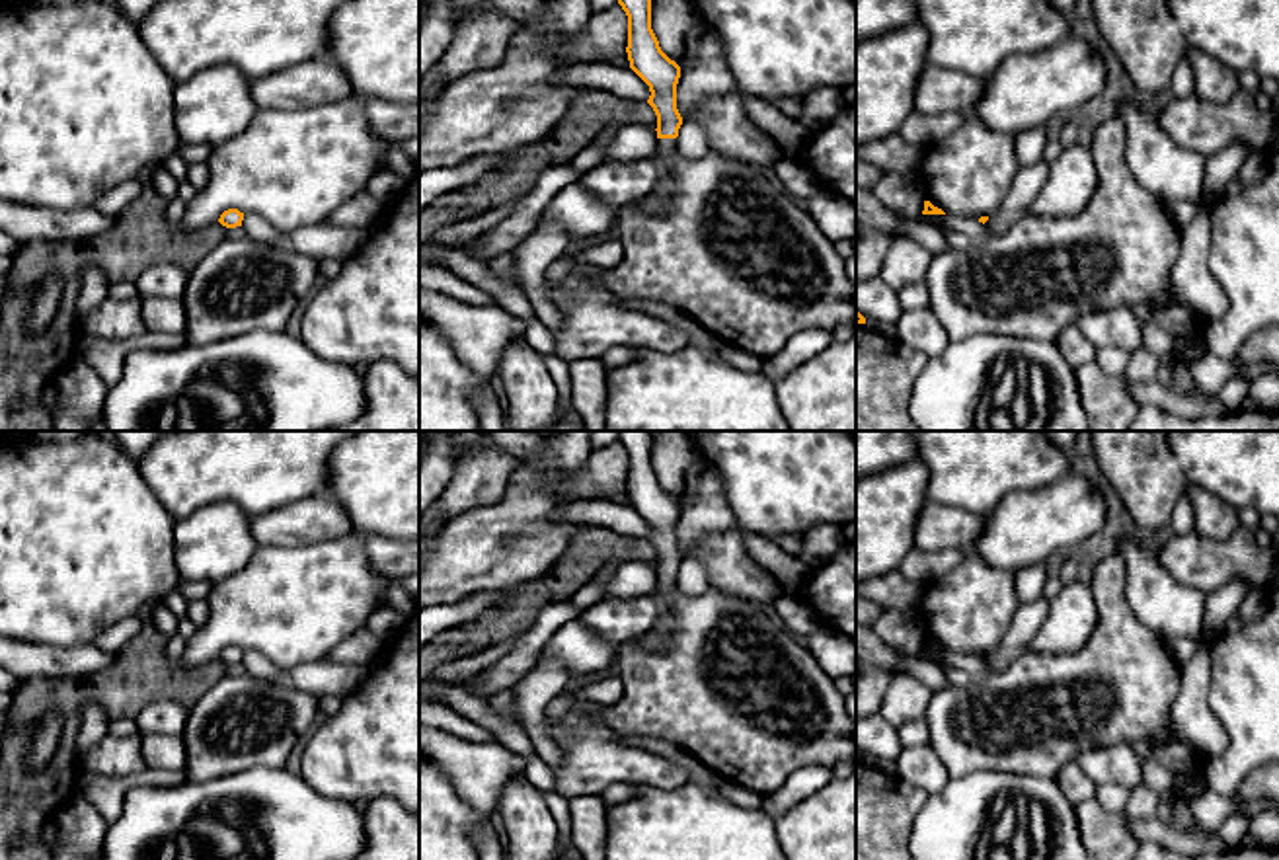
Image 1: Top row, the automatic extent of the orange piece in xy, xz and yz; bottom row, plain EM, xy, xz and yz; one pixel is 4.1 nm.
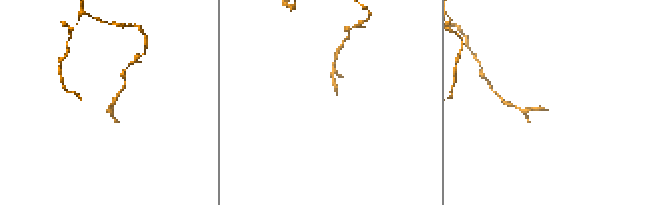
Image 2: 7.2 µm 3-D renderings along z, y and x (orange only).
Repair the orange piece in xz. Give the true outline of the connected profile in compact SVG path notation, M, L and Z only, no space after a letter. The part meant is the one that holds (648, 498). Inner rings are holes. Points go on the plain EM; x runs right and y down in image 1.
M618 431L618 441L628 452L630 505L649 523L647 540L657 552L659 601L669 599L677 587L682 554L677 546L677 521L680 503L659 484L651 466L651 431Z

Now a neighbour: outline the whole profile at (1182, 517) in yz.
M1183 493L1178 501L1176 507L1172 511L1172 525L1170 525L1170 532L1172 534L1187 534L1195 528L1195 513L1193 513L1193 505L1187 497L1187 493Z

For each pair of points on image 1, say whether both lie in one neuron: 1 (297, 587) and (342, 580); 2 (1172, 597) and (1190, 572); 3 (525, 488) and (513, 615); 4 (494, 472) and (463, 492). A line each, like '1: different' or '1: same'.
1: same
2: different
3: different
4: same

